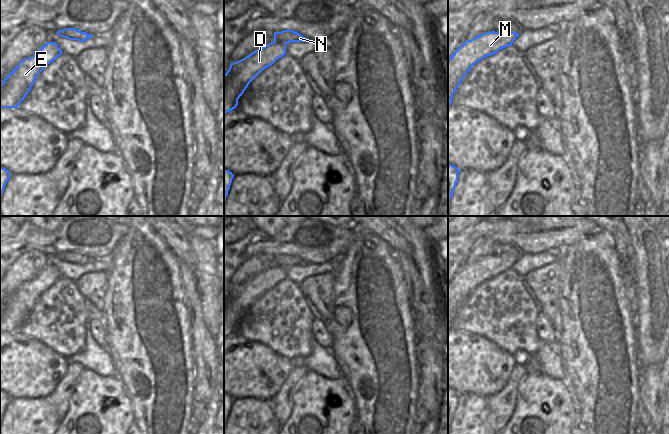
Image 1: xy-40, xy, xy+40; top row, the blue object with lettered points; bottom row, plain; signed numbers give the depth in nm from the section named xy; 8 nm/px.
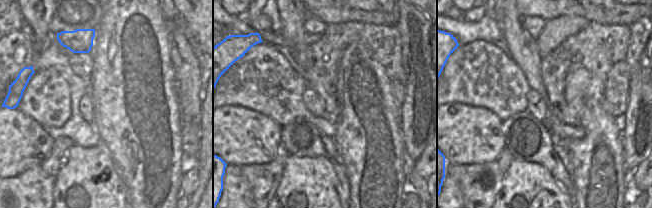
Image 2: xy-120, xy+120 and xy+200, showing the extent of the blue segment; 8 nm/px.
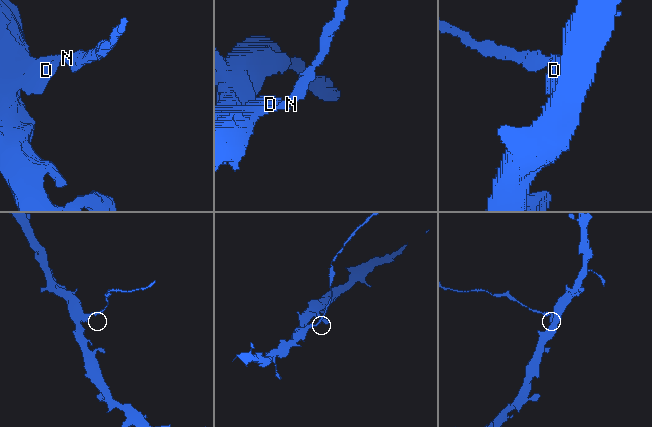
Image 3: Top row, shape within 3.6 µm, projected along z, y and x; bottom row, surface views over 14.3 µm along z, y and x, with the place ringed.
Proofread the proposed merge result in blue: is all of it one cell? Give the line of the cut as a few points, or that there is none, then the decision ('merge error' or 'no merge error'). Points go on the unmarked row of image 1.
xy (274, 265), (285, 268) | merge error

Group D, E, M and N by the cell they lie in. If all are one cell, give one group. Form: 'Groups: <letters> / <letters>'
Groups: D E M / N.

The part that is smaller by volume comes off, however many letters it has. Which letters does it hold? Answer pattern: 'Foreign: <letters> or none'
Foreign: N

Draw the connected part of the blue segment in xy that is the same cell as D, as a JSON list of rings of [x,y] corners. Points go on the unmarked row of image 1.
[[[271,266],[230,288],[224,298],[224,338],[235,333],[248,309],[267,291],[286,278],[286,268]]]

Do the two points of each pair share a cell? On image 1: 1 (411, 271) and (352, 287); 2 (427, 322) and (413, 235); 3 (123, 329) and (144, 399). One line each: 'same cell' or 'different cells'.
1: different cells
2: same cell
3: same cell

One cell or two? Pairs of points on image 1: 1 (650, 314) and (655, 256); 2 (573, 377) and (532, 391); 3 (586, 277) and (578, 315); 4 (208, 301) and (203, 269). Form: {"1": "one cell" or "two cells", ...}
{"1": "one cell", "2": "two cells", "3": "one cell", "4": "one cell"}

